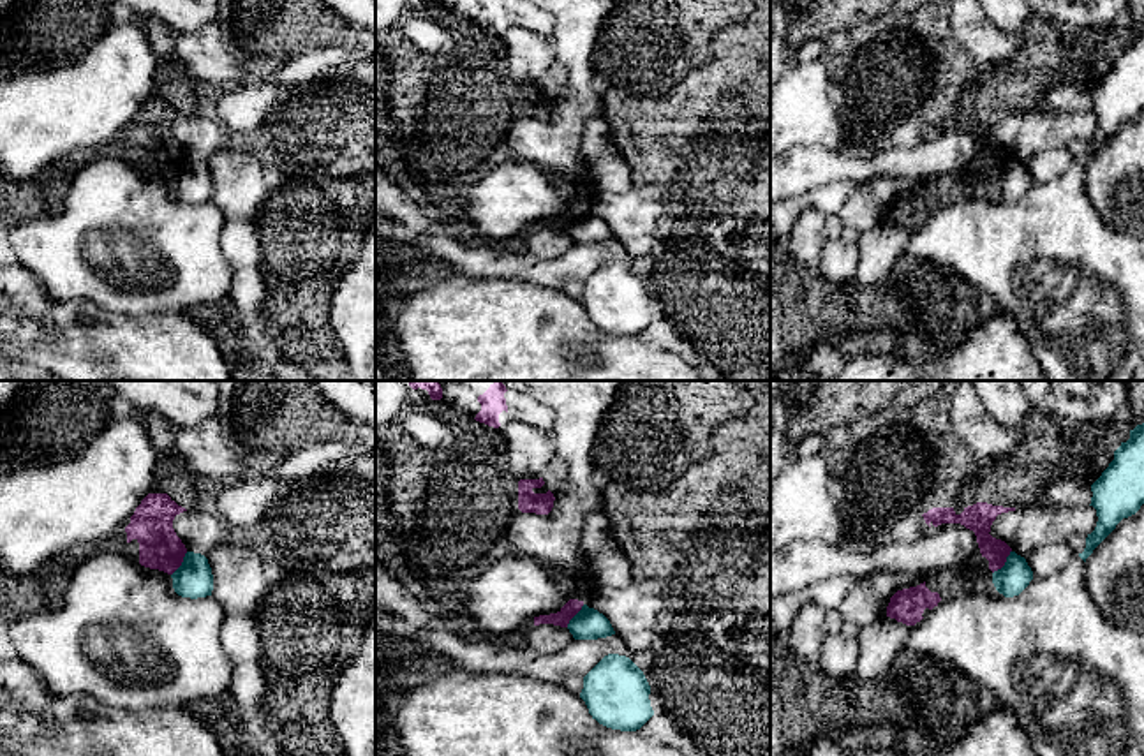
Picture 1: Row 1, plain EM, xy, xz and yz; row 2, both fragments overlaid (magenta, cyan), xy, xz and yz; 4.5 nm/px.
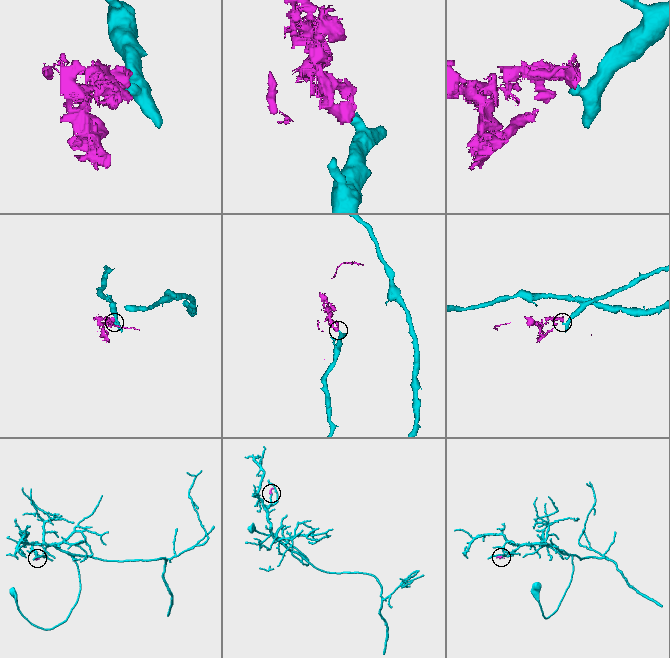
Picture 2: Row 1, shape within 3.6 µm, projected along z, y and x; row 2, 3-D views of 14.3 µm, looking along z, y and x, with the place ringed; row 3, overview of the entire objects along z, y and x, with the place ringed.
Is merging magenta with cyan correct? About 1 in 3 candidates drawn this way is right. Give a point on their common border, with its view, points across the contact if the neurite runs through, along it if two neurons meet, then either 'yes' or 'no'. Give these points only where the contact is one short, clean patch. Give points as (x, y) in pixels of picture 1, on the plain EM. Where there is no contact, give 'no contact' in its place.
yz (1005, 166) | along yz (1010, 155), (1005, 168), (993, 178) | no

